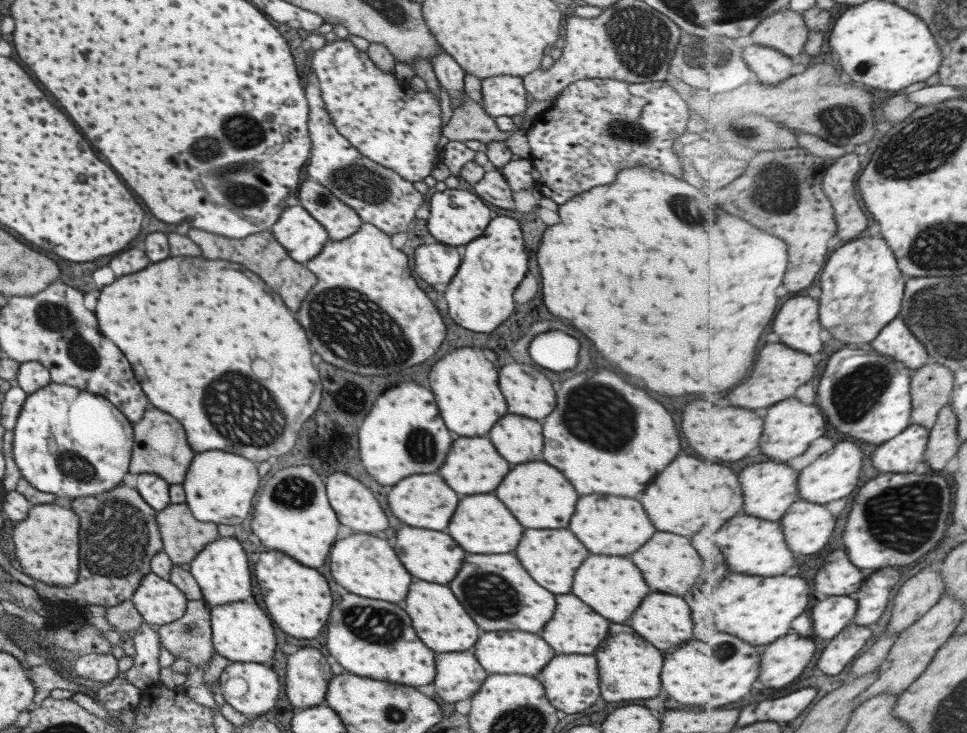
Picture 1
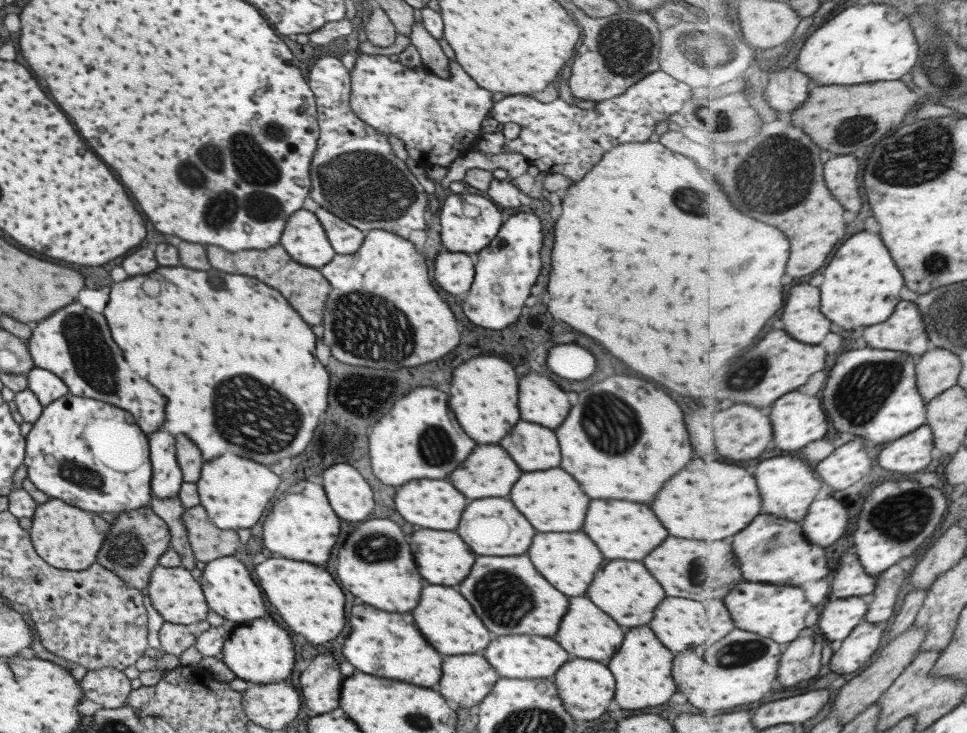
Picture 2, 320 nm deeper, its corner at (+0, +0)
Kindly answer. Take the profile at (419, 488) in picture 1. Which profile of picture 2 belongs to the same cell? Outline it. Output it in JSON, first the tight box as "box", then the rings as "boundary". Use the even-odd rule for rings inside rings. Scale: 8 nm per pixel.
{"box":[393,480,465,530],"boundary":[[[445,480],[407,482],[395,492],[393,502],[395,502],[395,510],[401,514],[405,522],[417,524],[421,528],[433,528],[433,530],[455,530],[459,516],[465,508],[465,498]]]}

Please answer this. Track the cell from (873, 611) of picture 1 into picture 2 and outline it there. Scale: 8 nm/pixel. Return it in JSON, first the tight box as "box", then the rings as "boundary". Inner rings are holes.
{"box":[865,563,905,625],"boundary":[[[897,563],[879,576],[877,588],[870,596],[870,607],[865,620],[883,625],[885,620],[889,620],[895,614],[897,598],[901,592],[901,586],[905,582],[905,570]]]}

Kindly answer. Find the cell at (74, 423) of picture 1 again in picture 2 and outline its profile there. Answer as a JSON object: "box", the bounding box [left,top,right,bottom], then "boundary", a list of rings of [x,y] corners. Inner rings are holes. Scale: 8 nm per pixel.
{"box":[23,392,152,514],"boundary":[[[67,392],[63,396],[42,407],[39,418],[31,424],[25,436],[23,462],[26,466],[26,477],[43,494],[51,499],[59,499],[85,512],[109,512],[119,514],[149,506],[152,497],[150,480],[152,475],[148,459],[148,438],[141,433],[134,418],[116,406],[105,402],[73,396]]]}

